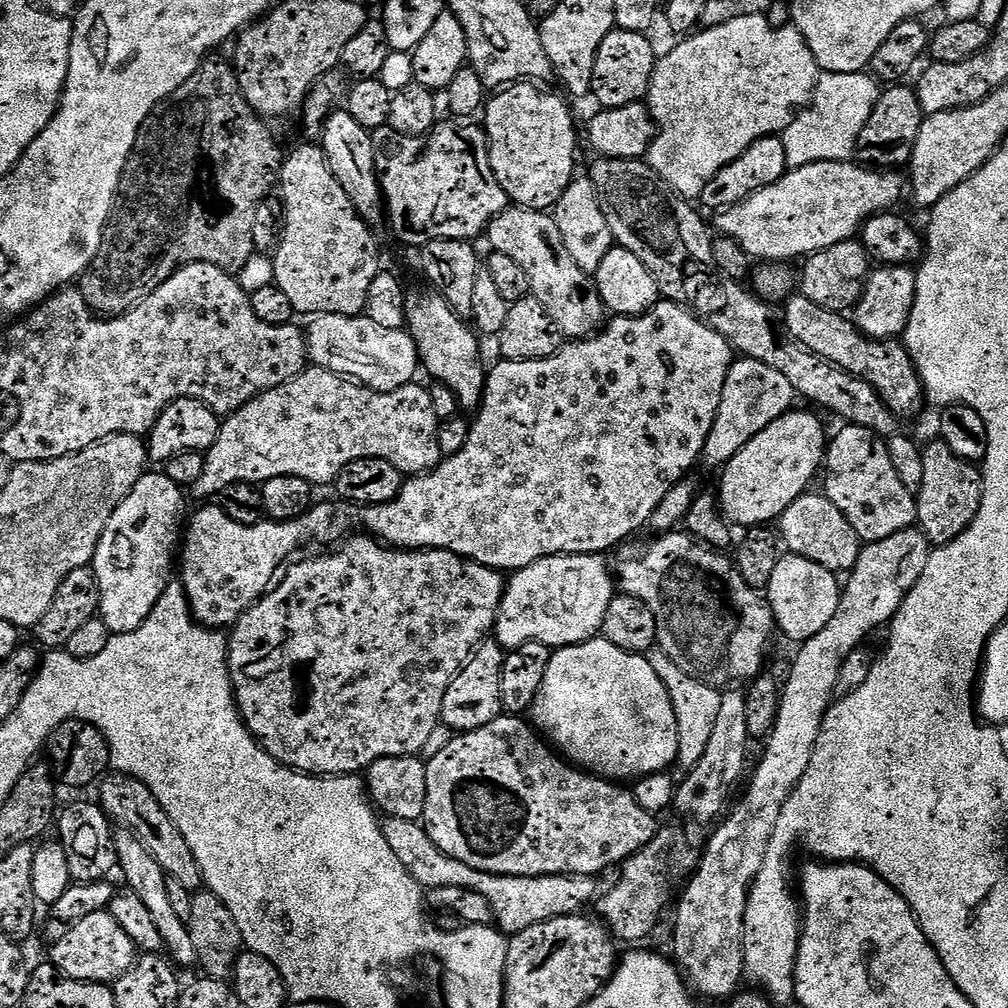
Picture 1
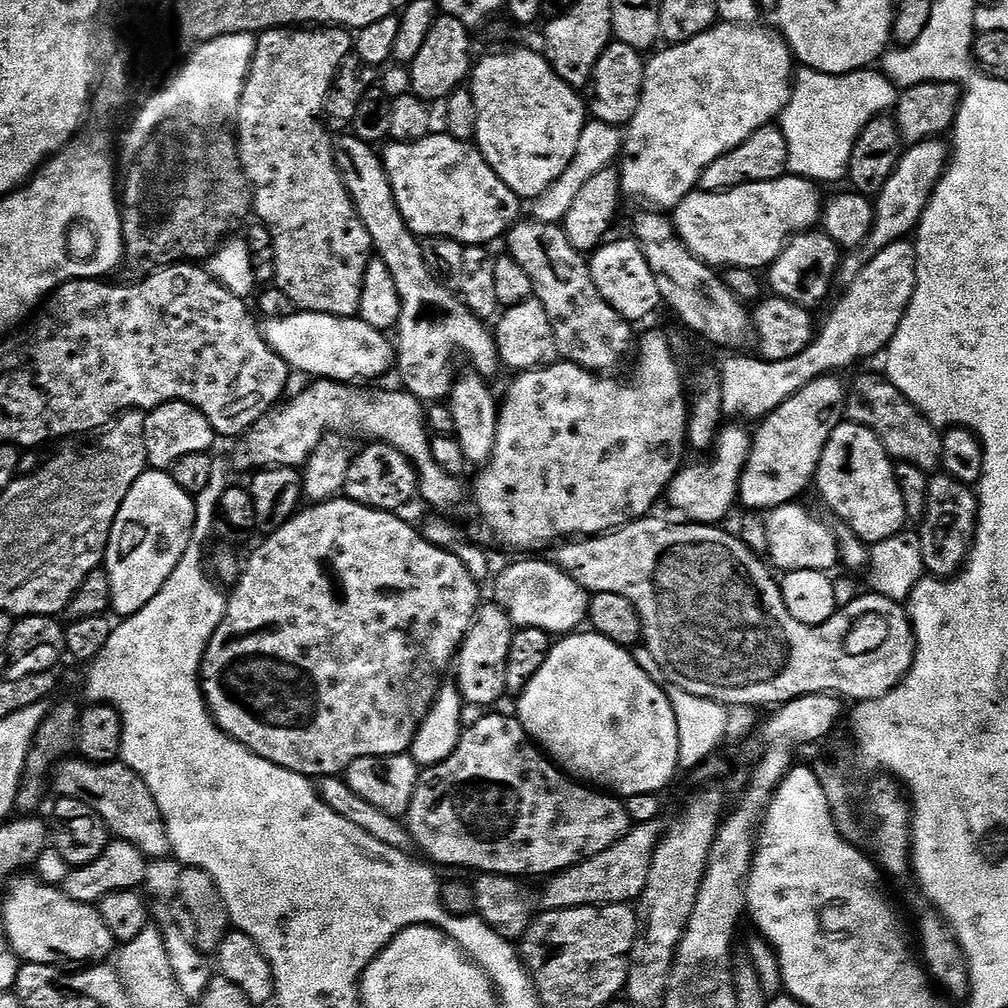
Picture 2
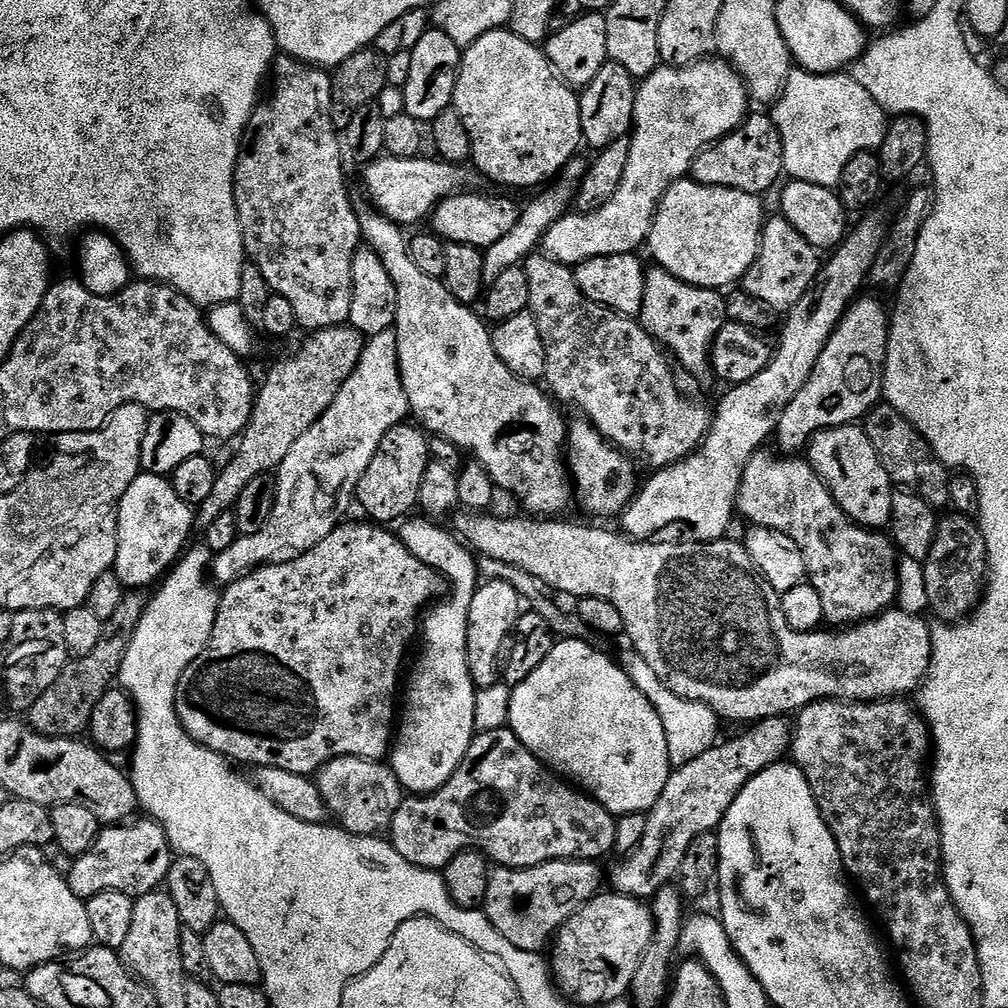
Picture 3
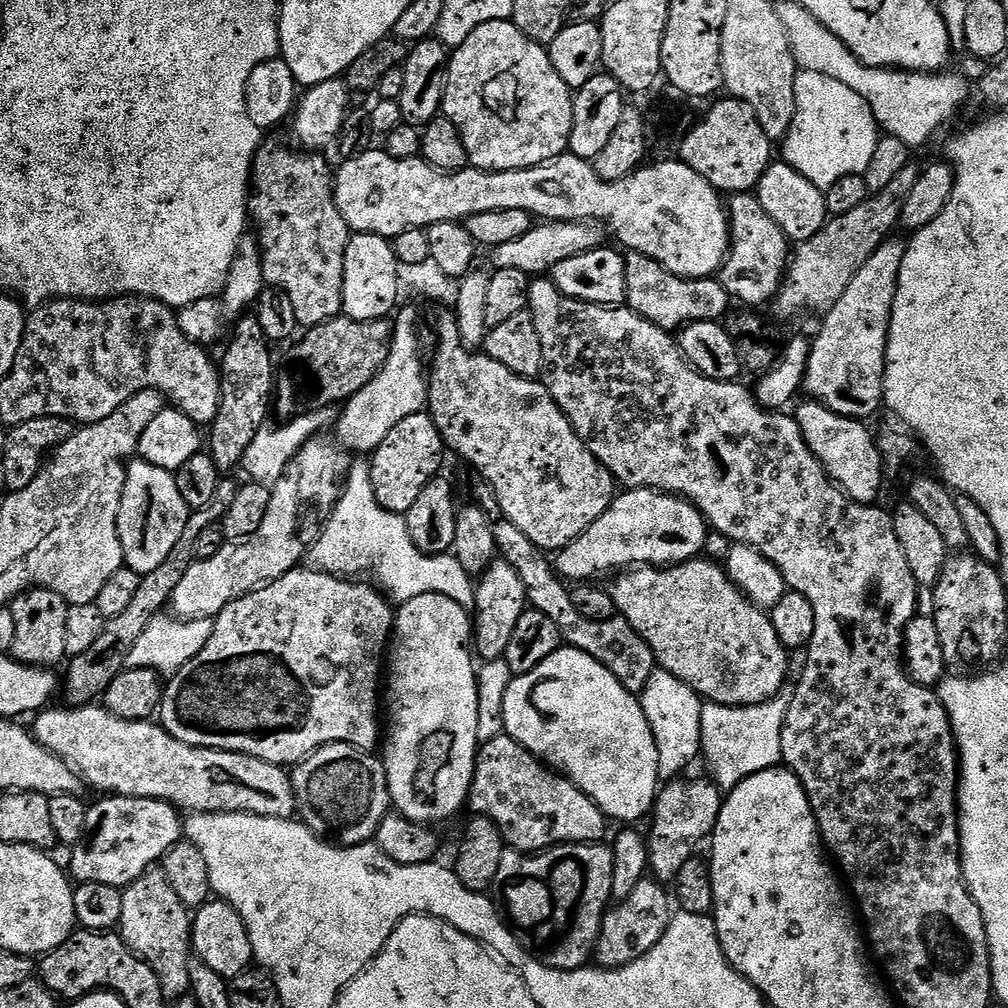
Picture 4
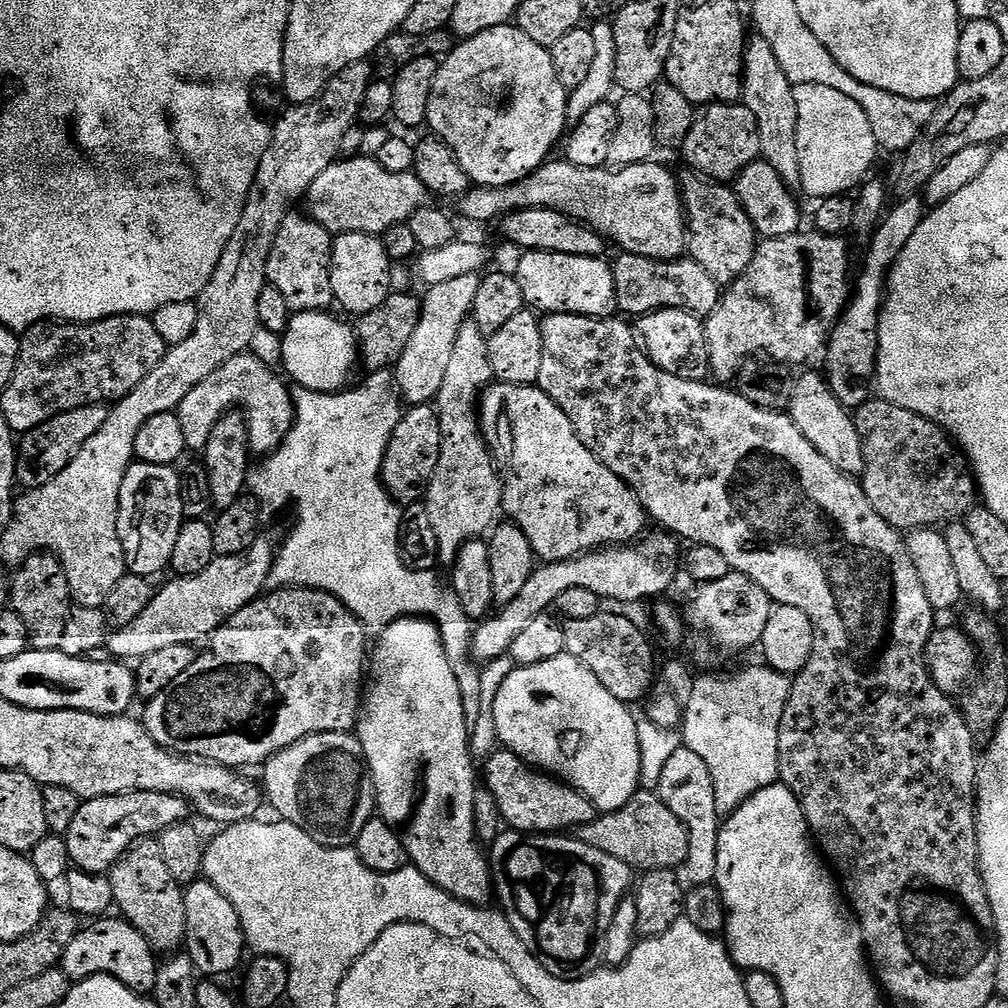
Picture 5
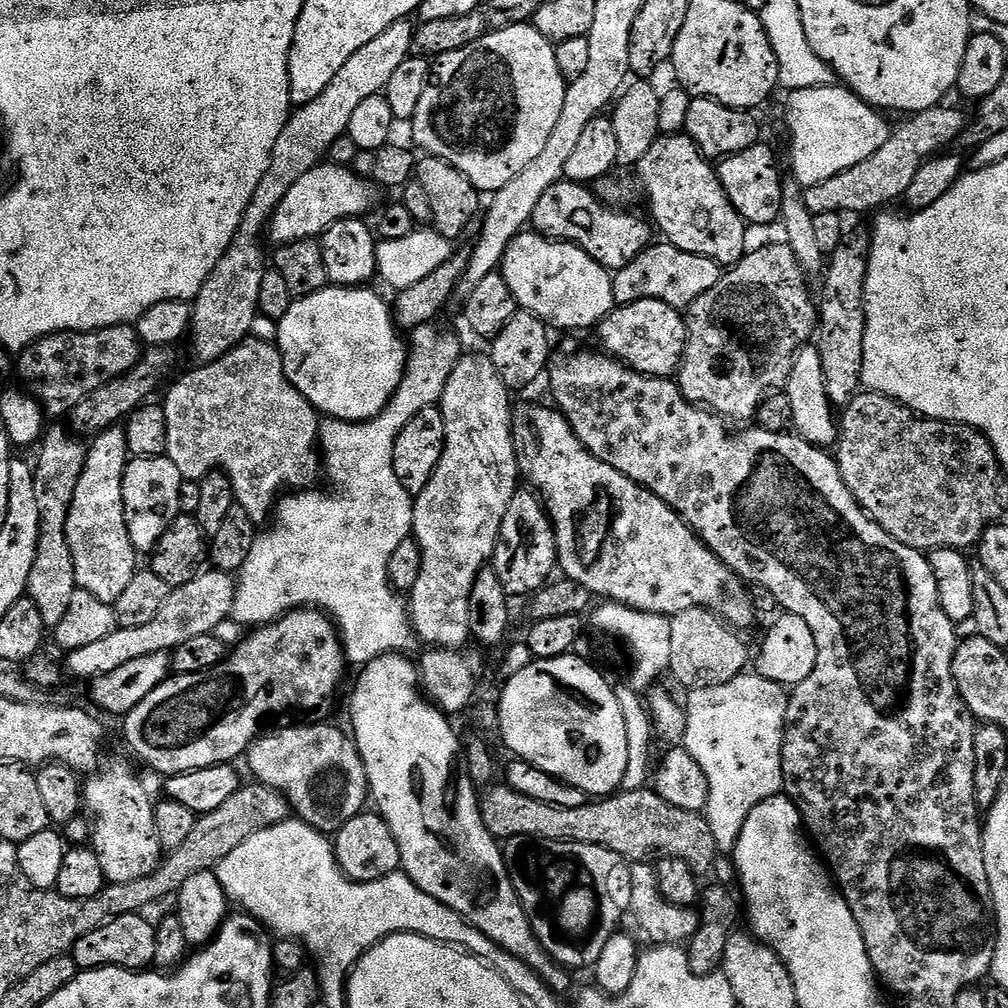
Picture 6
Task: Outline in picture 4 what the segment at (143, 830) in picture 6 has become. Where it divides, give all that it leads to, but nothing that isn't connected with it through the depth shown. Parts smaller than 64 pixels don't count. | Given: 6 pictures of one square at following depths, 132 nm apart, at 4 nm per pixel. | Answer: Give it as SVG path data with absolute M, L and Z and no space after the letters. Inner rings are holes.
M149 870L142 878L123 889L122 918L118 935L139 960L144 960L158 974L162 982L165 1001L173 1002L187 997L190 992L190 966L192 951L192 916L190 910L174 894L174 886L164 877L163 871Z

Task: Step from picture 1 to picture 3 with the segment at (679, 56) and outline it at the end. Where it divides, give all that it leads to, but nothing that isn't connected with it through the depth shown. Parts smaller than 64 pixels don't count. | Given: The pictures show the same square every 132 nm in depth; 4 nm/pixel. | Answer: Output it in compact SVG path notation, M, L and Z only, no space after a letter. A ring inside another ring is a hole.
M705 58L699 60L696 64L687 64L685 68L670 68L661 66L656 71L651 72L648 76L643 77L639 81L636 90L636 105L634 106L634 118L632 119L632 131L630 139L632 145L630 146L630 162L626 162L626 174L622 174L622 182L618 186L618 190L612 195L612 200L606 202L598 210L593 212L577 212L573 211L571 214L563 216L558 222L554 222L554 226L550 226L550 230L544 236L542 241L543 255L549 256L569 266L575 266L586 262L590 258L602 258L603 256L613 256L614 254L632 254L637 250L645 247L648 235L652 229L652 219L656 216L656 208L660 204L660 199L666 194L666 190L670 190L672 184L677 184L680 180L685 179L691 173L692 164L698 158L698 154L704 149L709 148L712 144L722 139L726 134L730 134L737 126L744 123L750 115L750 93L748 87L744 85L744 79L740 77L740 73L723 58Z

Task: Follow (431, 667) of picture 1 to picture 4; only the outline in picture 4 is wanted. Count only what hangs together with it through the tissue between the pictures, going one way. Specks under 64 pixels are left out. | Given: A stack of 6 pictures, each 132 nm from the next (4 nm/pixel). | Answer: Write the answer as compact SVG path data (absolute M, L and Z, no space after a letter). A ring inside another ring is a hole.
M297 566L282 578L263 584L261 588L230 602L215 616L210 642L206 642L198 655L186 662L186 666L171 673L170 679L165 683L164 696L160 699L158 709L159 723L174 738L178 738L178 742L186 742L195 748L237 752L281 766L295 766L327 744L349 744L361 748L363 752L372 752L375 744L377 743L377 747L382 740L382 669L386 664L386 649L390 644L393 627L393 605L386 599L383 591L377 590L371 583L332 576L328 572L318 572L311 566Z

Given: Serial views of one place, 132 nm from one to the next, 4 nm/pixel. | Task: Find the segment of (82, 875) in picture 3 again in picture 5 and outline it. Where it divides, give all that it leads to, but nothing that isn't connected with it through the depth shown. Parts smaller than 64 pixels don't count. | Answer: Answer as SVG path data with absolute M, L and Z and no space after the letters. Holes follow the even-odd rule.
M123 792L121 796L85 800L66 837L69 861L84 872L111 873L132 845L139 840L159 837L170 826L185 823L189 816L188 801L170 792Z

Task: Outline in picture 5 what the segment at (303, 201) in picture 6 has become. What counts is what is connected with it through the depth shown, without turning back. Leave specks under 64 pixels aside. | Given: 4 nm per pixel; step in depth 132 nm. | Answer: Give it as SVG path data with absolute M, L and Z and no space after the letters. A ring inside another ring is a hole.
M358 155L355 159L337 159L314 178L308 188L306 212L333 234L361 232L380 236L390 226L406 224L429 200L428 188L422 186L415 172L391 172L376 159Z

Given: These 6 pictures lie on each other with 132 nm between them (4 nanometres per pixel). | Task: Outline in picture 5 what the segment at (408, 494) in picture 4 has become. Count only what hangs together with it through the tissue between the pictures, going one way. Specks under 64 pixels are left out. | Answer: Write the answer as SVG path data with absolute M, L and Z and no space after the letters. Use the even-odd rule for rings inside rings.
M431 403L417 404L405 411L384 451L380 478L384 489L397 505L419 504L428 493L430 478L438 470L438 458L442 450L442 430L438 414Z

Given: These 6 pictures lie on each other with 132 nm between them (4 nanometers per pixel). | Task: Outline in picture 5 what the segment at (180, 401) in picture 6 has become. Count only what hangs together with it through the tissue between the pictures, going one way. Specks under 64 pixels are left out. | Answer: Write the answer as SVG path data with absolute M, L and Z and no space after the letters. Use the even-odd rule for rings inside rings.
M246 351L230 358L222 366L218 366L218 370L214 370L214 374L210 374L210 378L198 382L198 386L194 386L194 390L190 390L190 394L186 394L186 398L182 398L178 415L182 422L182 434L186 438L186 449L189 453L203 453L206 442L210 438L210 430L214 430L214 426L226 412L233 411L237 406L242 409L244 419L248 422L248 443L253 453L271 454L275 452L276 447L282 443L286 434L292 429L292 424L296 421L292 388L289 387L285 377L279 371L276 373L262 357L252 355L251 351Z

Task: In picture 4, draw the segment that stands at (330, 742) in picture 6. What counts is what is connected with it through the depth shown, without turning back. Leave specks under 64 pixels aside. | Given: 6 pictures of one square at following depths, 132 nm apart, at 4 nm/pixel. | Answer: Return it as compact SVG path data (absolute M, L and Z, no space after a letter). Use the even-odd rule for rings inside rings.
M327 744L312 752L295 765L290 772L292 789L296 795L299 819L316 836L327 838L337 845L352 848L356 844L369 843L375 837L384 816L389 815L392 799L388 793L384 761L372 752L363 752L349 744Z

